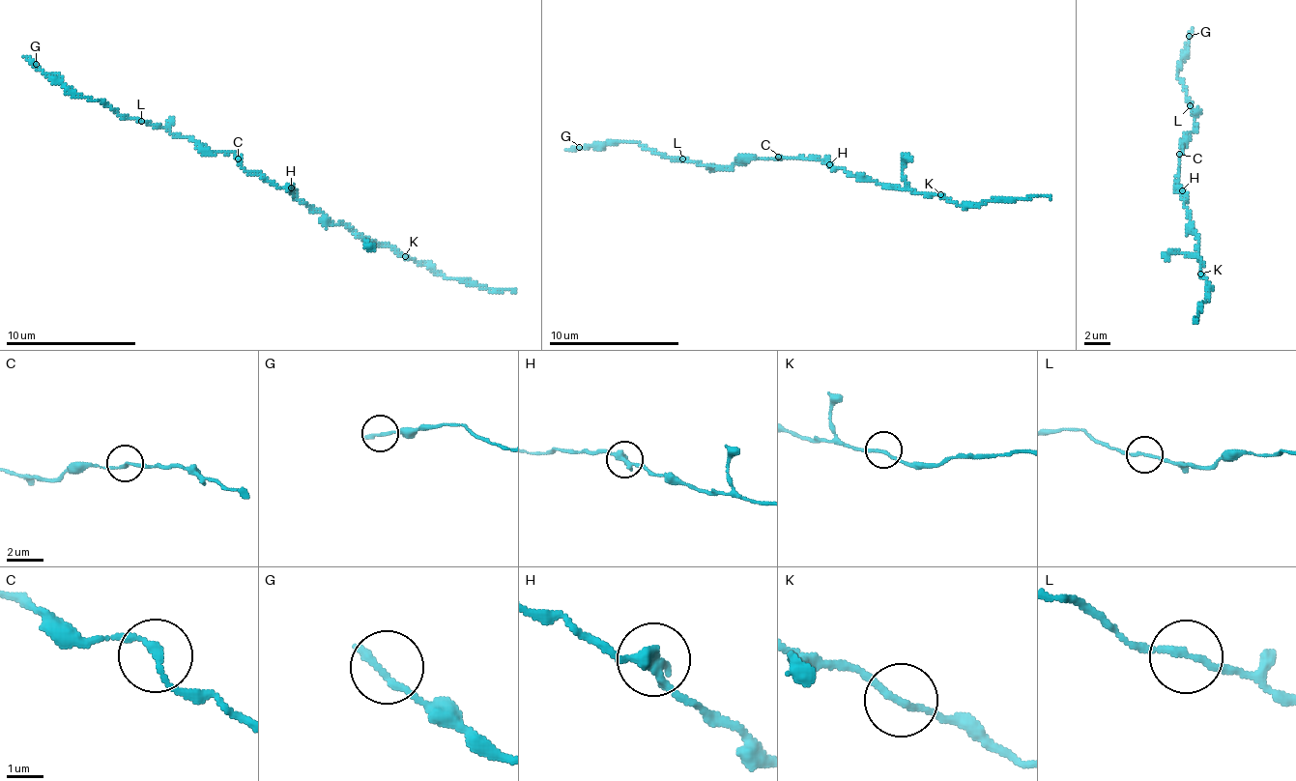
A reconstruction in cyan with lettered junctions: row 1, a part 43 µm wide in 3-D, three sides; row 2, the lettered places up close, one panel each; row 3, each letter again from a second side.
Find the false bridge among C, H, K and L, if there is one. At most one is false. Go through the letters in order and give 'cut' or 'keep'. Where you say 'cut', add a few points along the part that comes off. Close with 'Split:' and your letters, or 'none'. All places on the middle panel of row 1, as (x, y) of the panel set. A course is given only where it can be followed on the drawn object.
C: keep
H: keep
K: keep
L: keep
Split: none

